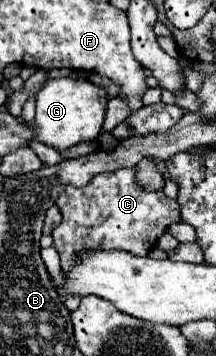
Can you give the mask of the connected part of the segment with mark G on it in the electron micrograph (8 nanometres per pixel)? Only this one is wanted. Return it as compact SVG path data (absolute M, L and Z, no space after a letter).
M54 78L44 82L36 94L36 118L30 124L34 138L58 152L66 152L80 142L92 142L98 138L106 114L106 92L88 80Z

